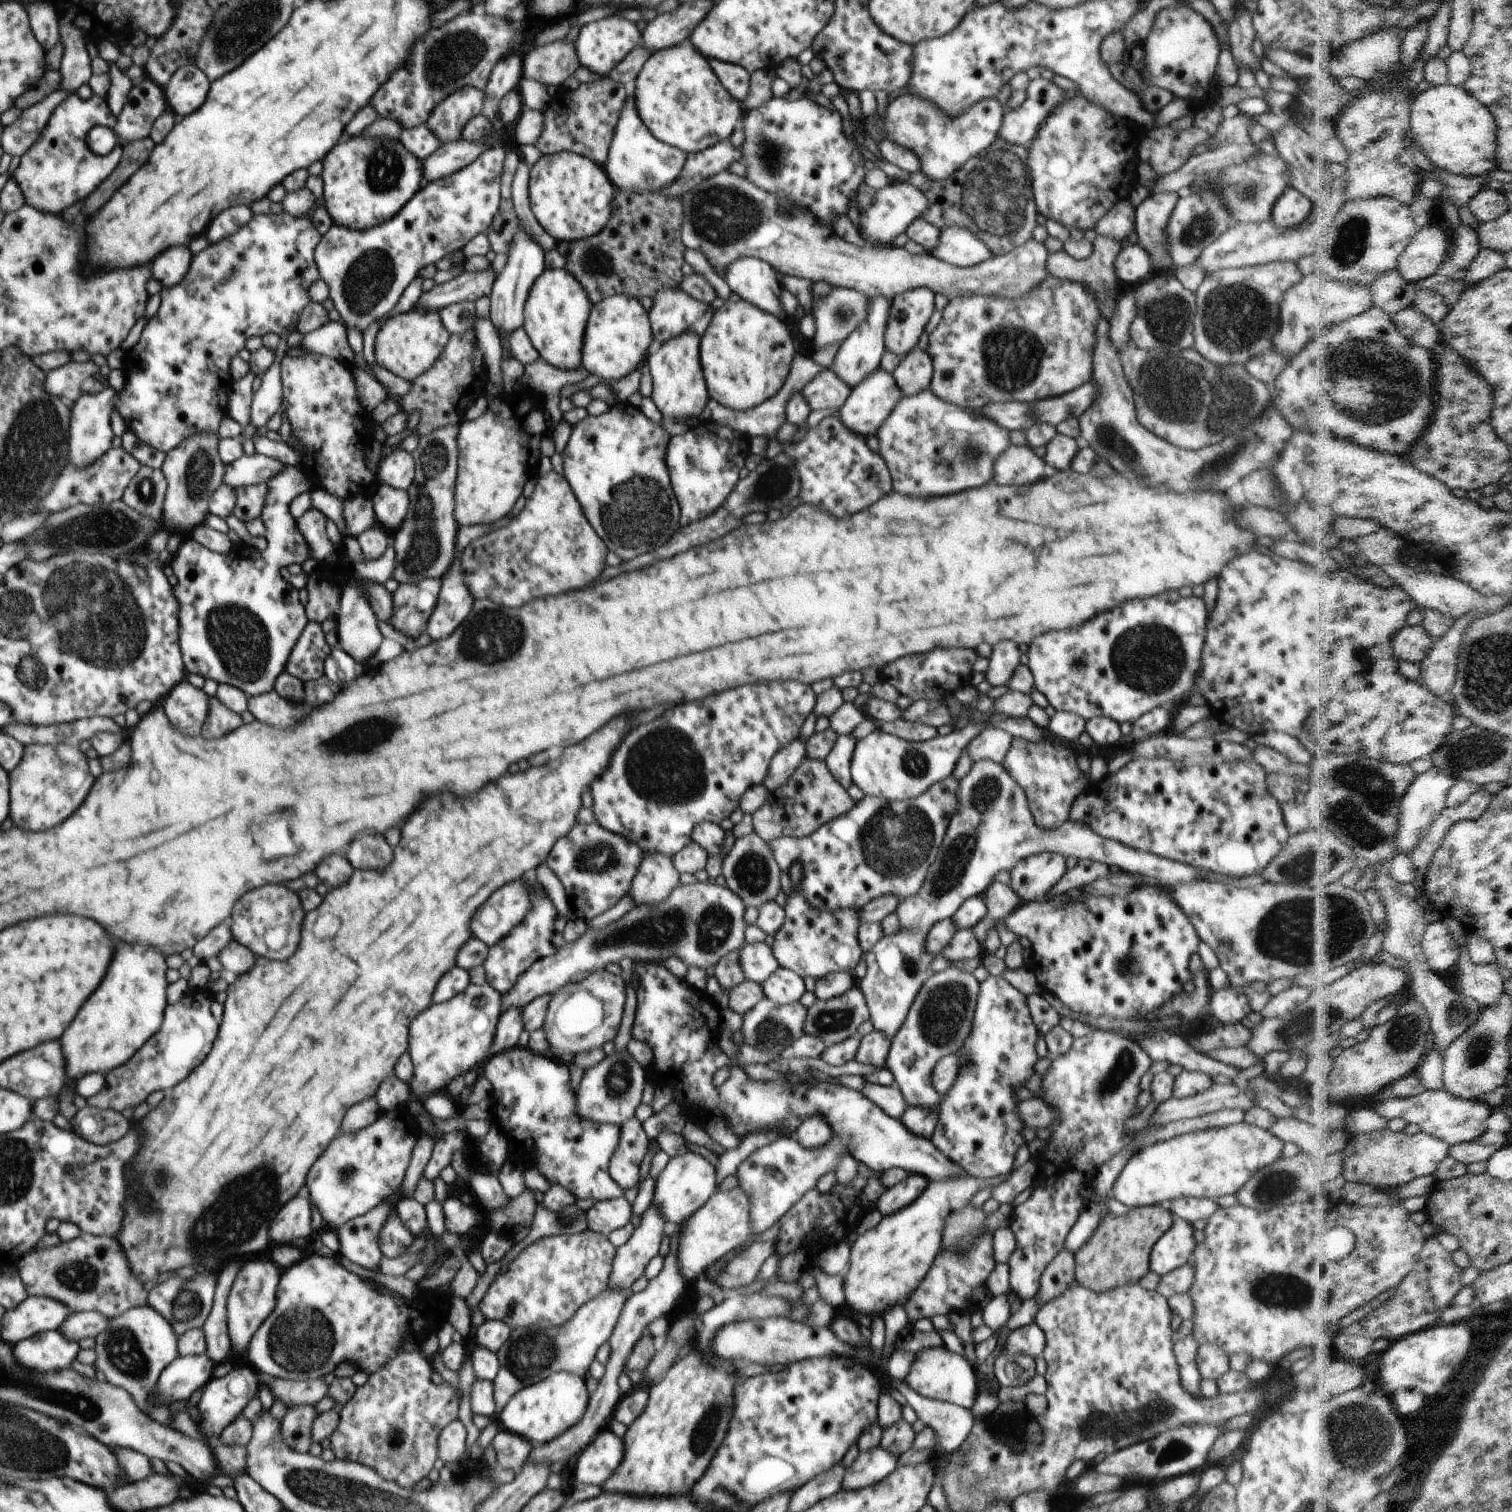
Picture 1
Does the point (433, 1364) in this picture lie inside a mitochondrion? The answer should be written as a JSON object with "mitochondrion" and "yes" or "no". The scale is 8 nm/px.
{"mitochondrion":"no"}

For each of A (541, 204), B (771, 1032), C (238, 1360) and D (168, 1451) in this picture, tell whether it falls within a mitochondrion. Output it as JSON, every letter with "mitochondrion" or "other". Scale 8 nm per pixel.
{"A":"other","B":"mitochondrion","C":"other","D":"other"}

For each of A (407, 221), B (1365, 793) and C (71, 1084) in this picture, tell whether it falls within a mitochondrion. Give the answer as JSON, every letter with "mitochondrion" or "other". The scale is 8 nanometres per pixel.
{"A":"other","B":"mitochondrion","C":"other"}

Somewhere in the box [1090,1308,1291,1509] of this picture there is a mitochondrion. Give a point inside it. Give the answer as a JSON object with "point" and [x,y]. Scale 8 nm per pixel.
{"point":[1174,1451]}

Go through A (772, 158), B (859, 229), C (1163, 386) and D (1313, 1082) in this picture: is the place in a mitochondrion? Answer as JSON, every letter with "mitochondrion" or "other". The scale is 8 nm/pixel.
{"A":"mitochondrion","B":"other","C":"mitochondrion","D":"other"}

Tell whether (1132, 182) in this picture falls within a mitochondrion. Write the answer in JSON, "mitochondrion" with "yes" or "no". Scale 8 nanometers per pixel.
{"mitochondrion":"no"}

